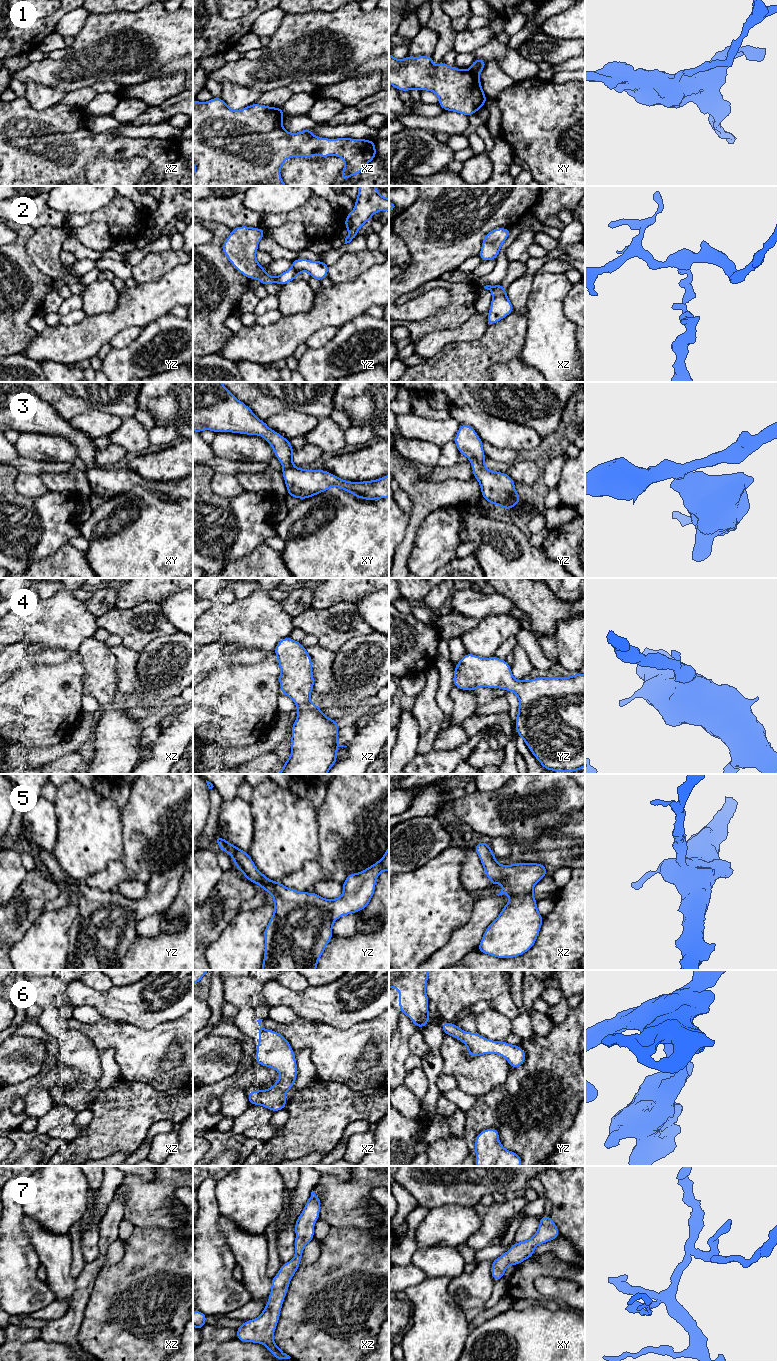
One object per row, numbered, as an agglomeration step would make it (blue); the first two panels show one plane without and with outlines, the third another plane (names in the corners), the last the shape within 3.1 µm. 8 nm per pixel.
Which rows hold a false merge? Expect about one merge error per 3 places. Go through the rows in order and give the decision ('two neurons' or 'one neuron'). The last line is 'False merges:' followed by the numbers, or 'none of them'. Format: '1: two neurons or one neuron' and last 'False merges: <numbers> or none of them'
1: two neurons
2: two neurons
3: one neuron
4: one neuron
5: one neuron
6: one neuron
7: one neuron
False merges: 1, 2

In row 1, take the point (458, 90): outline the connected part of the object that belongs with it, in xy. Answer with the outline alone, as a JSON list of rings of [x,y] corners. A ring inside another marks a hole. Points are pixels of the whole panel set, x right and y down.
[[[389,52],[389,83],[399,91],[409,92],[412,89],[421,92],[432,91],[438,96],[438,104],[443,110],[461,113],[467,117],[477,113],[487,101],[477,74],[470,70],[450,67],[444,61],[434,67],[432,55],[418,57],[408,55],[404,59],[398,60]]]

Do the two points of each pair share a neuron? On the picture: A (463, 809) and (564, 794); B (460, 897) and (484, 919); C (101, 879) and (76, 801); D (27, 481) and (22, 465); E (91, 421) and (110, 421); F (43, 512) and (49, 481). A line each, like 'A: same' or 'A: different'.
A: same
B: different
C: different
D: different
E: same
F: different

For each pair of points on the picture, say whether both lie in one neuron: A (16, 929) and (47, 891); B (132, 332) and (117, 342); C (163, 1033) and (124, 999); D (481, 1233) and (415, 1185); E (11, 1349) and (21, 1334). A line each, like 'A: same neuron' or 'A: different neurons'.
A: same neuron
B: same neuron
C: different neurons
D: different neurons
E: same neuron

